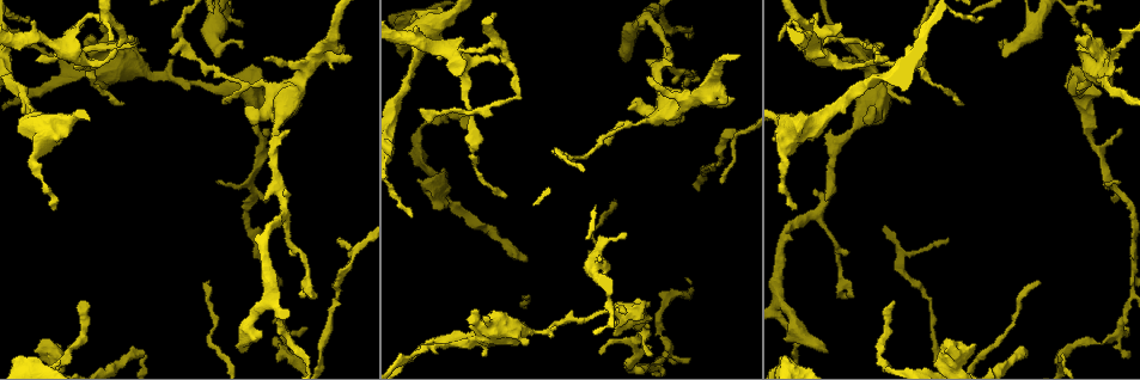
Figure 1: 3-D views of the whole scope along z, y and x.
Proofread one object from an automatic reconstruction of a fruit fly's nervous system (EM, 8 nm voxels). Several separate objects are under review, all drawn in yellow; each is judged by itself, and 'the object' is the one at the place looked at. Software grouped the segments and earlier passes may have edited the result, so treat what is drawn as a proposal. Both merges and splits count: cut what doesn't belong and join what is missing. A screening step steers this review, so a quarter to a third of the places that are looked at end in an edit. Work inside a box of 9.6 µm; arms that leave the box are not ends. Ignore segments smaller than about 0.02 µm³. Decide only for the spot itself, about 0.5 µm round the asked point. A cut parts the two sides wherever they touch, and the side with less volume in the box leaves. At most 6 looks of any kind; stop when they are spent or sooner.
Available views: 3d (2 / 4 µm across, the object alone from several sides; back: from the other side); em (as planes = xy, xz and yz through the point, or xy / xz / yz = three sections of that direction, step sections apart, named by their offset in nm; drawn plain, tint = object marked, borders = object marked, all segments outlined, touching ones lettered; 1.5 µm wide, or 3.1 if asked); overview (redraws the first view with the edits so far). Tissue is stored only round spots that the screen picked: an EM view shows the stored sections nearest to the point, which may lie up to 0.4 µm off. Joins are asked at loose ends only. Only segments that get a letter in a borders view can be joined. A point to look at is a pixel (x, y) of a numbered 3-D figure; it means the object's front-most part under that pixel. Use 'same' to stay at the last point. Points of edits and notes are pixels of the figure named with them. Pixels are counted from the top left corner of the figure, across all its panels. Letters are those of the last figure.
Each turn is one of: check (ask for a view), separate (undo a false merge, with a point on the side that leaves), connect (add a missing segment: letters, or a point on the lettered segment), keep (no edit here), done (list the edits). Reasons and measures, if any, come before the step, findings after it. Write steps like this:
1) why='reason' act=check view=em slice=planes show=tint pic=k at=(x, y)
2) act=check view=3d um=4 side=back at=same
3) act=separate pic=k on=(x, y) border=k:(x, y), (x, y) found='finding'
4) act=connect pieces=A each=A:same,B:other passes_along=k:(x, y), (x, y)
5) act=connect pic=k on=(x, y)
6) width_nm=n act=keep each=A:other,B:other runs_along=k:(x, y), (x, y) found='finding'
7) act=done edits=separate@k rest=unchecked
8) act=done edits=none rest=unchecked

why='free end' act=check view=3d um=2 pic=1 at=(624, 59)

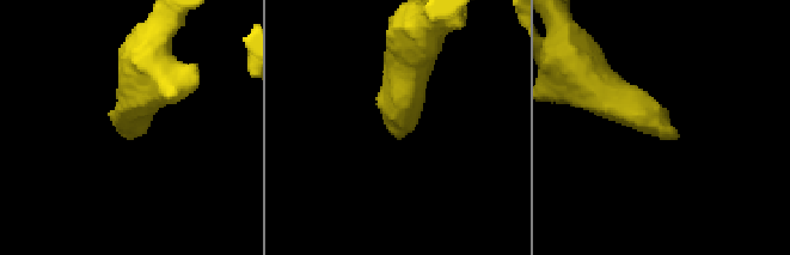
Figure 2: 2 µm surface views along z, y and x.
act=check view=em slice=planes show=plain pic=2 at=(128, 136)

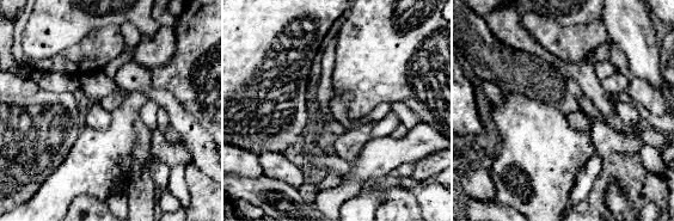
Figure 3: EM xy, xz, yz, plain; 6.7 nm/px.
why='what lies round it' act=check view=em slice=planes show=borders at=same

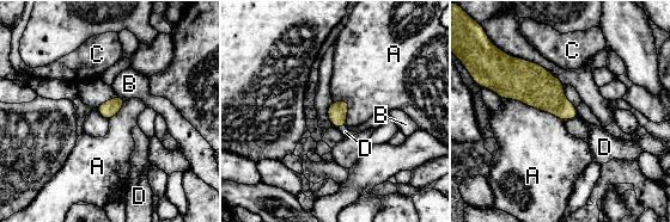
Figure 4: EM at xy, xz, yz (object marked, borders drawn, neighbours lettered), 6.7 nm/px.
act=connect pieces=D each=A:other,B:other,C:other,D:same found='it goes on there'

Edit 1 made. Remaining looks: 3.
why='branch stops here' act=check view=em slice=xy step=4 show=borders pic=1 at=(81, 300)

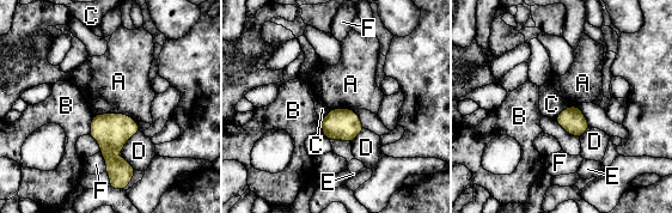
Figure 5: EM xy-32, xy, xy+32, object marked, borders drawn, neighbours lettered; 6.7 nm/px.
width_nm=170 act=keep each=A:other,B:other,C:other,D:other,E:other,F:other found='none of them fits'

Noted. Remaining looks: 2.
why='an open end' act=check view=em slice=xy step=4 show=plain pic=1 at=(640, 319)

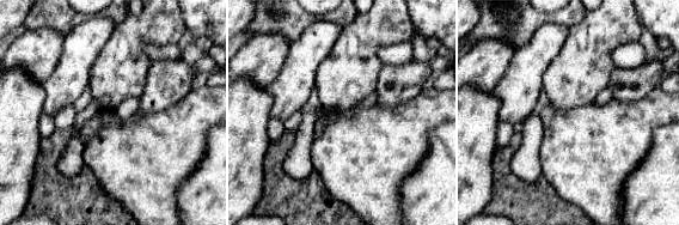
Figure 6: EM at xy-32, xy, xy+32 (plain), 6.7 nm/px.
act=check view=em slice=xy step=4 show=borders at=same

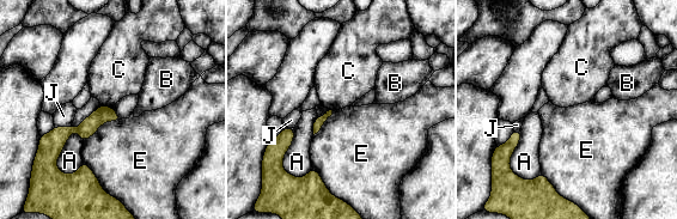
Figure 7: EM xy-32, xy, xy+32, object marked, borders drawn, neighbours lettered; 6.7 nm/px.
act=keep each=A:other,B:other,C:other,E:other,J:other found='none of them fits'

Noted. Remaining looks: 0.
act=done edits=connect@4 rest=unchecked

